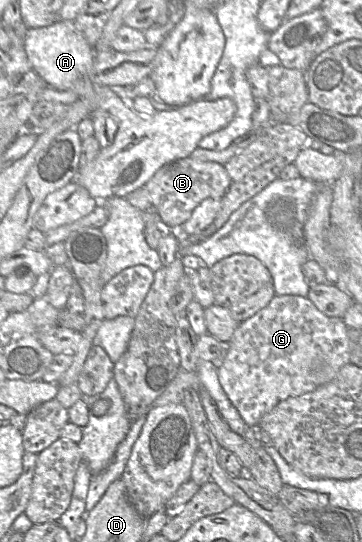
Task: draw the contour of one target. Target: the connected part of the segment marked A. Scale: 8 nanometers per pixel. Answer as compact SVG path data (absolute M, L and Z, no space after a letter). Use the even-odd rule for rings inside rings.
M57 20L46 27L28 28L24 36L24 48L31 62L32 70L46 82L47 87L72 91L78 95L79 99L88 101L94 110L102 109L109 112L117 122L117 132L113 143L101 149L90 163L84 167L79 167L73 179L100 202L110 197L125 198L130 192L144 187L157 170L176 160L189 157L204 136L224 128L236 113L235 102L224 97L213 101L196 100L171 110L155 111L152 116L139 115L131 108L126 96L124 96L128 89L113 89L106 85L97 84L92 80L94 48L75 27L74 21L71 20Z

